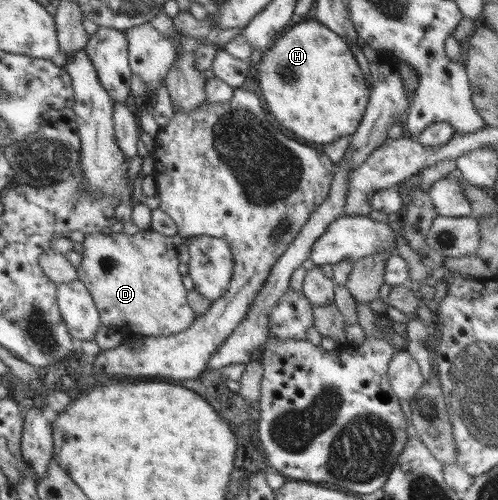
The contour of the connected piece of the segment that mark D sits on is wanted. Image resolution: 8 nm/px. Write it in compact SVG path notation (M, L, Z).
M152 228L139 230L134 235L115 234L109 231L85 236L82 261L77 267L77 279L80 280L92 294L92 299L98 308L101 326L112 325L122 327L140 336L176 335L188 329L196 314L187 300L187 290L182 284L182 276L178 271L178 253L172 236L155 232Z

